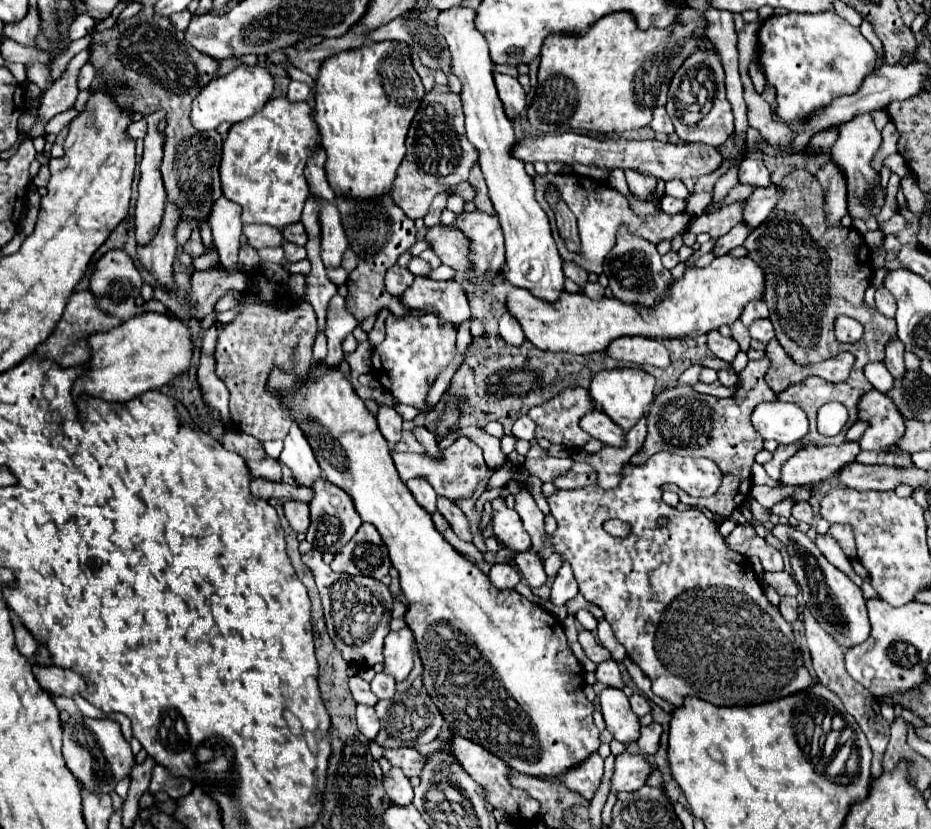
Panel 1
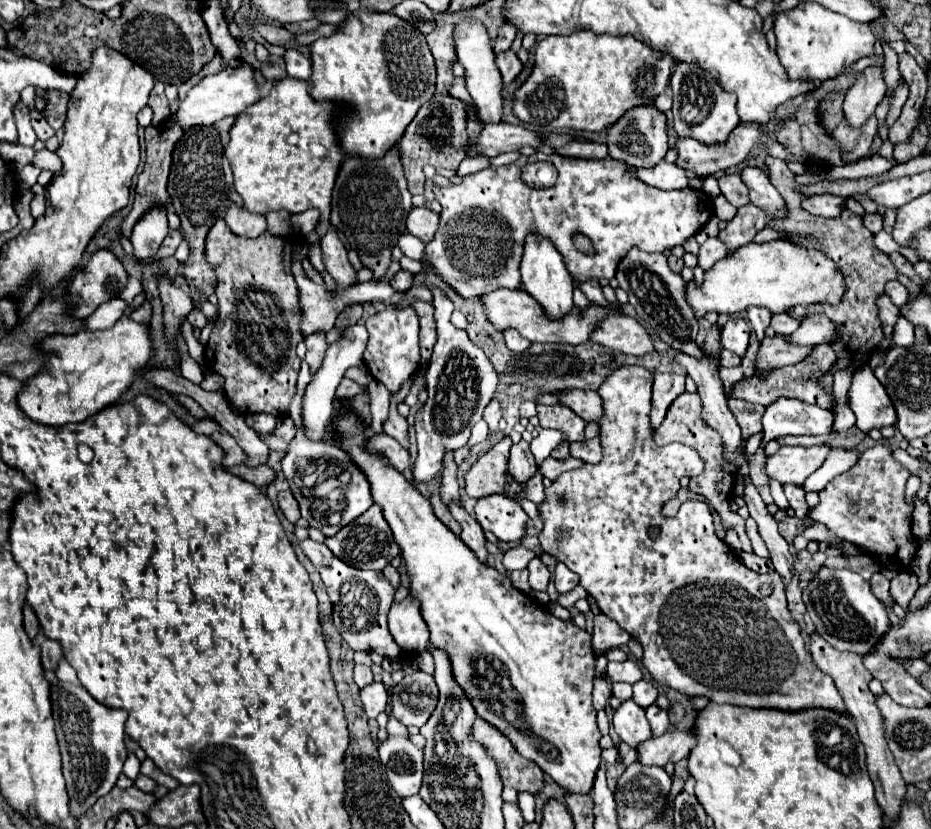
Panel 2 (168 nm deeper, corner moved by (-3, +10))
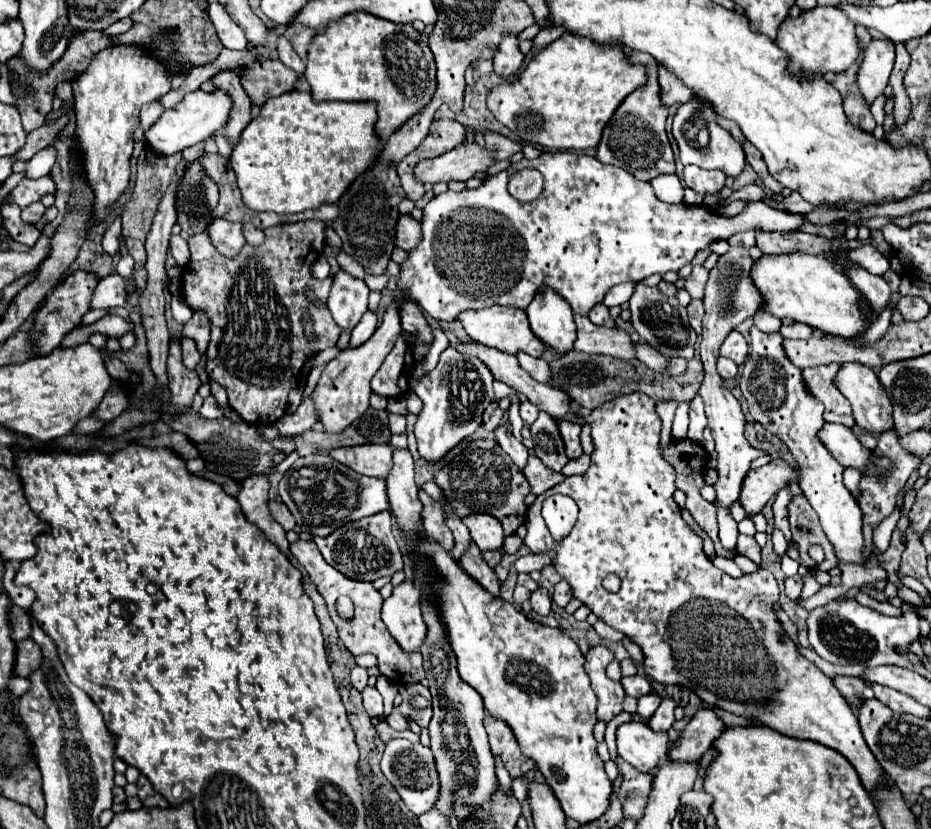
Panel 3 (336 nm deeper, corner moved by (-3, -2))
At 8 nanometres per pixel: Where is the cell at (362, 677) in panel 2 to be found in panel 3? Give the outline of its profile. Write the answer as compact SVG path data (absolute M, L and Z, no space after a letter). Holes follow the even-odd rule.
M355 666L351 670L351 684L361 692L367 686L367 670L361 668L361 666Z

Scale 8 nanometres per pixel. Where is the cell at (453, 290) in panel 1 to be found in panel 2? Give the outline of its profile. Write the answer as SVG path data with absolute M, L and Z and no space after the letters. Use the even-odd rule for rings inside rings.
M433 290L433 308L437 320L437 344L427 368L427 402L415 414L417 432L417 460L413 468L415 482L429 484L443 468L443 456L447 450L457 450L467 444L471 428L481 420L485 406L491 402L493 392L499 384L499 376L485 356L467 336L465 330L457 330L451 324L453 302L439 290Z

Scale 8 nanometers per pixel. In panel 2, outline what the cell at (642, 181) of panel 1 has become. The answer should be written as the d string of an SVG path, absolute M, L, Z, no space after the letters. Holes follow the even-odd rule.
M645 104L639 108L631 108L625 116L619 118L607 130L607 148L611 158L619 158L629 166L637 168L653 168L659 160L665 158L669 150L669 136L667 136L667 118L663 112L655 110L655 104Z

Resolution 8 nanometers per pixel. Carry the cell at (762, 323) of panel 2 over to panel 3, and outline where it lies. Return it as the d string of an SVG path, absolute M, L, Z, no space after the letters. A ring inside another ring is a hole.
M751 328L751 352L741 372L741 392L747 398L749 412L753 420L767 426L769 432L777 432L777 436L787 444L791 454L797 460L797 468L801 472L799 486L803 496L809 500L813 510L819 514L821 526L835 548L835 554L843 562L863 564L861 548L863 548L863 532L861 532L861 510L855 496L843 484L843 466L819 444L817 432L823 420L823 406L815 400L805 388L801 370L795 368L787 356L783 356L783 336L779 332L765 334L759 328Z

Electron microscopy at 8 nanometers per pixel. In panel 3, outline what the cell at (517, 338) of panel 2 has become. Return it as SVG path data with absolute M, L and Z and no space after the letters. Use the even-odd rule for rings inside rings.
M517 352L515 354L517 360L519 360L519 366L531 374L531 378L535 378L537 382L545 382L545 384L551 384L549 380L549 368L547 368L547 362L543 358L533 358L533 356L527 356L527 352Z

